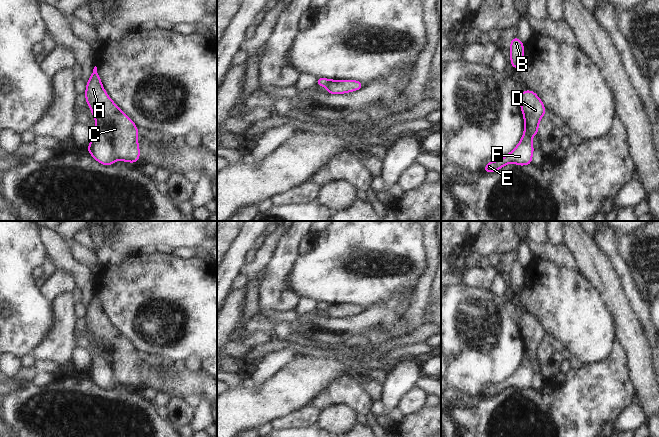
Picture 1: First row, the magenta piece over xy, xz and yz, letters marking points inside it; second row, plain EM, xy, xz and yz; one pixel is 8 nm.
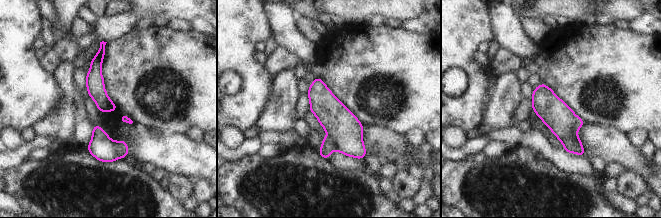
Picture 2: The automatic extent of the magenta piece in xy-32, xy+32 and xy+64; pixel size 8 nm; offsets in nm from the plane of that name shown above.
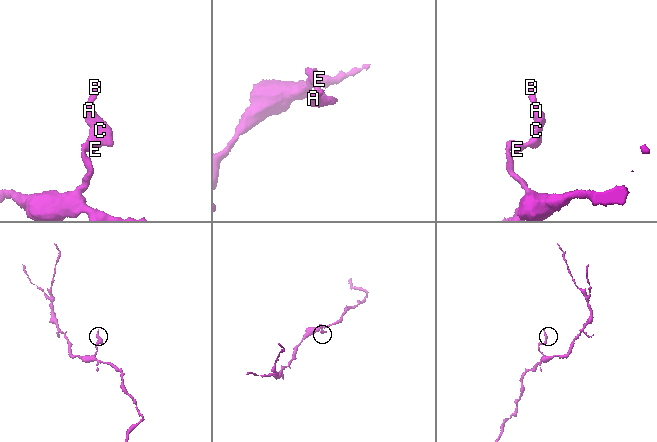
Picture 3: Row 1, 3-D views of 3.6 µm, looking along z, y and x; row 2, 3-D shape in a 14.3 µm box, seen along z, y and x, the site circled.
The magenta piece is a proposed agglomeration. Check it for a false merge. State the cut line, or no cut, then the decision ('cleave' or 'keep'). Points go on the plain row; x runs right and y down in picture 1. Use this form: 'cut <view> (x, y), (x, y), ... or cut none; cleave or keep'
cut xy (97, 350), (110, 367), (116, 383); cleave

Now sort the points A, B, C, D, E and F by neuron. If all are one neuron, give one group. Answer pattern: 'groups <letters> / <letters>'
groups A B C D / E F

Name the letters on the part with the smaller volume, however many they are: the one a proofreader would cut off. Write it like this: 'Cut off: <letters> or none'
Cut off: A, B, C, D

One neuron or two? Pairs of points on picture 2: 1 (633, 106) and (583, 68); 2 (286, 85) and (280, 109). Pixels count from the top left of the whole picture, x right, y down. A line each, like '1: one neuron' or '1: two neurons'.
1: one neuron
2: one neuron

